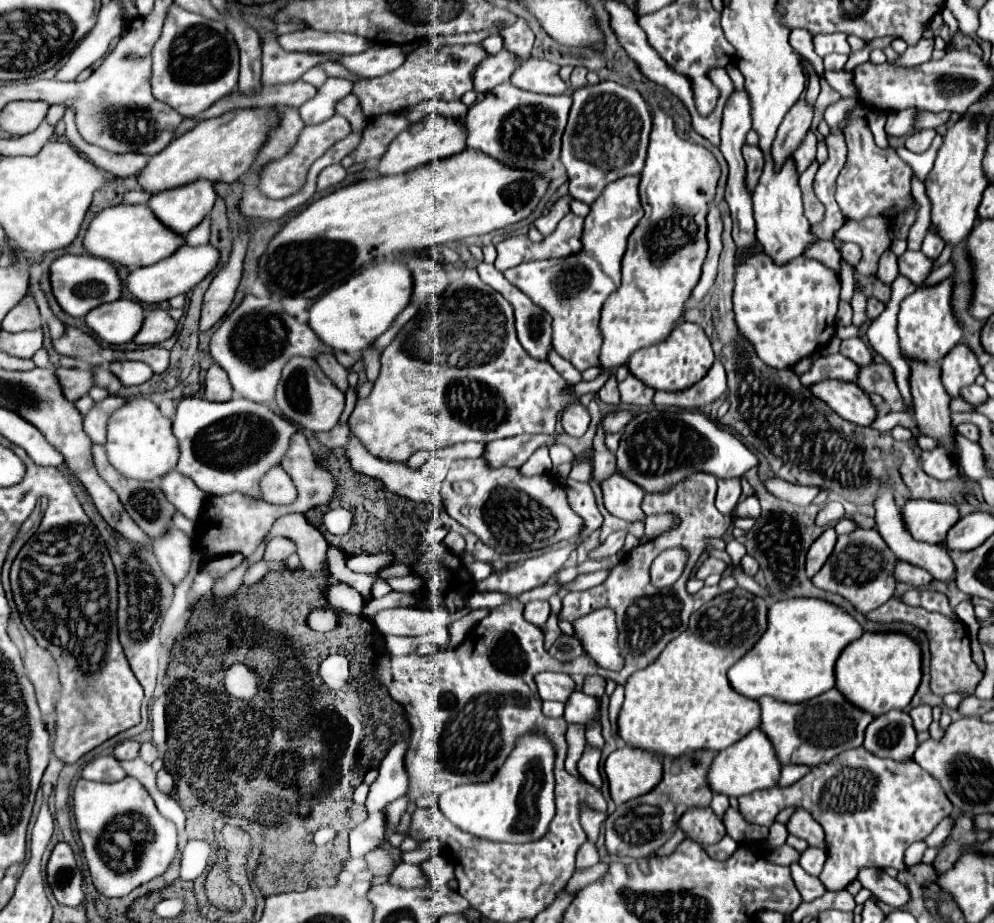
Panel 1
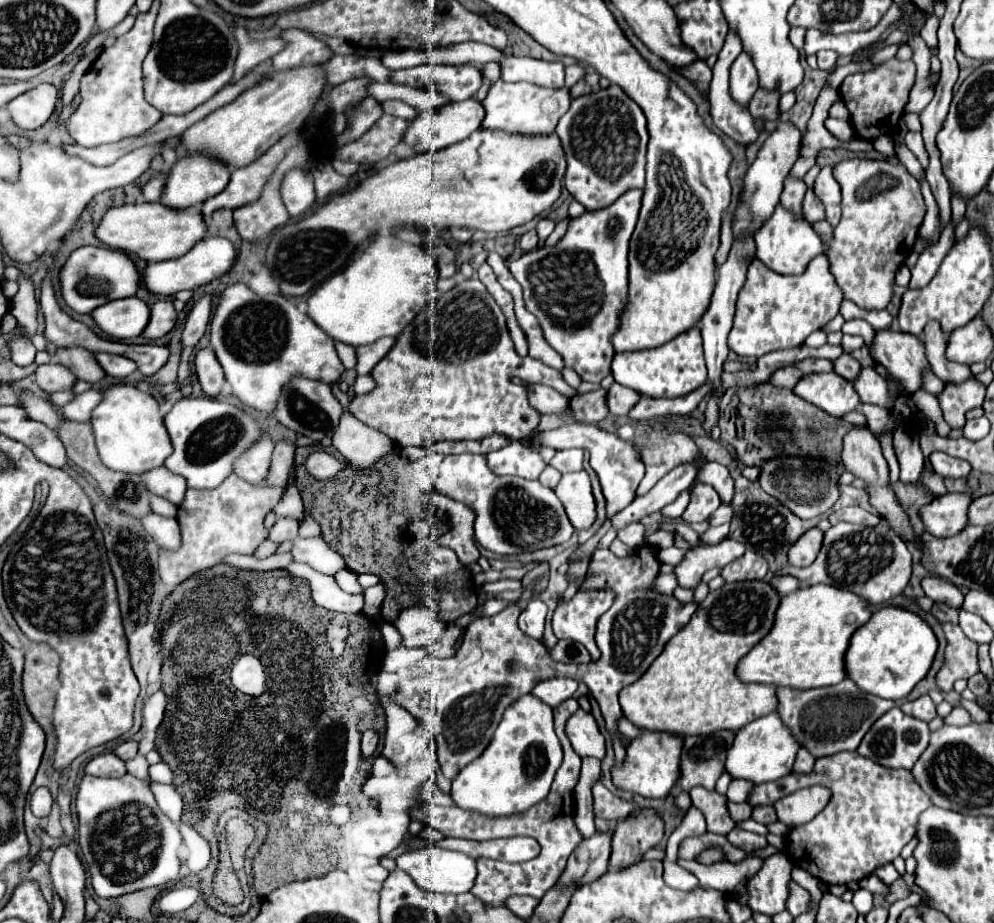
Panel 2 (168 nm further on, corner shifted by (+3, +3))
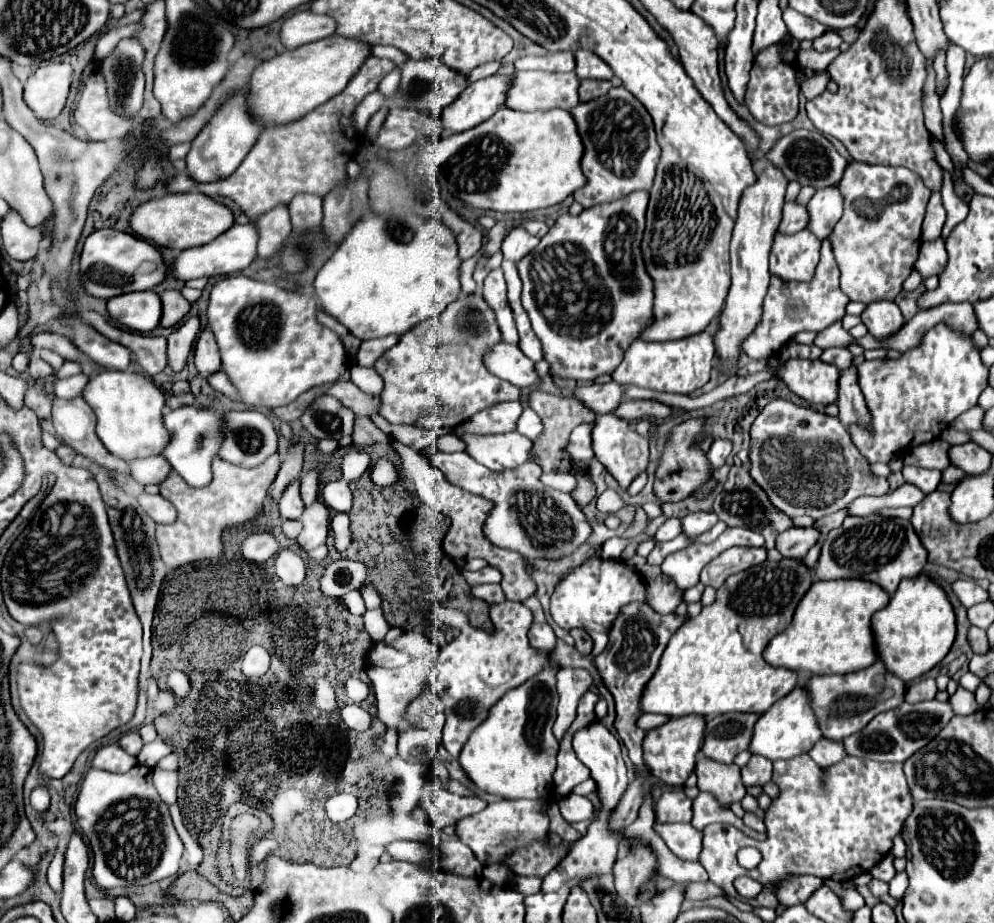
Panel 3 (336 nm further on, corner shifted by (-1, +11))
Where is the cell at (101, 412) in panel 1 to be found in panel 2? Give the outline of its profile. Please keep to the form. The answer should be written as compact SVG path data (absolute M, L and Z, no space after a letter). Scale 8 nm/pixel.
M89 389L81 395L75 395L67 405L61 407L61 413L65 419L73 419L73 421L89 421L91 419L91 411L93 407L101 401L101 393L95 389Z

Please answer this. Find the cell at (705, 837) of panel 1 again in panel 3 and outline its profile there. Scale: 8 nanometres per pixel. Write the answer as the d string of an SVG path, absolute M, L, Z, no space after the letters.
M699 757L695 765L695 775L697 787L701 791L709 791L725 809L729 809L733 803L739 803L747 793L741 783L741 773L737 765L723 765Z

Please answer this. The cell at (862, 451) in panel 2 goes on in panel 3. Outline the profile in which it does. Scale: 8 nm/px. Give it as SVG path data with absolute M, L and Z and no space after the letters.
M857 369L841 371L839 379L839 421L849 429L849 423L865 423L869 427L869 411L865 411L865 397L857 383Z

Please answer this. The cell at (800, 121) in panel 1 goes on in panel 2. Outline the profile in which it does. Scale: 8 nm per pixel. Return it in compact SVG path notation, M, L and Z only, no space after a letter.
M779 121L777 129L763 143L763 147L757 153L757 159L751 163L751 167L745 173L741 203L735 209L733 223L731 223L733 239L743 239L745 235L753 237L763 227L763 223L773 215L773 211L775 211L775 207L779 203L781 191L783 191L783 181L785 181L789 169L793 167L793 163L799 157L799 143L801 143L799 129L793 127L791 123Z

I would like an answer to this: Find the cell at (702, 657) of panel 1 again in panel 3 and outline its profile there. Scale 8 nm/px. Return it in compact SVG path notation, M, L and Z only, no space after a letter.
M783 559L779 563L767 561L747 571L731 575L719 589L711 605L703 607L697 617L691 617L671 637L663 651L661 663L653 673L653 679L645 685L641 695L643 713L661 713L667 717L701 715L713 717L727 711L741 713L765 713L777 699L785 697L797 685L797 673L781 667L771 667L763 661L761 653L773 635L781 633L793 617L793 611L801 597L807 593L813 581L813 571L803 567L795 559Z

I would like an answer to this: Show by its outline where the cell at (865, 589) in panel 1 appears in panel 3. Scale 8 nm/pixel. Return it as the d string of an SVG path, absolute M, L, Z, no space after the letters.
M879 513L865 517L847 517L841 527L829 531L821 541L821 555L815 565L819 579L865 579L883 587L889 595L905 579L917 577L927 563L927 551L921 545L911 521L883 517Z

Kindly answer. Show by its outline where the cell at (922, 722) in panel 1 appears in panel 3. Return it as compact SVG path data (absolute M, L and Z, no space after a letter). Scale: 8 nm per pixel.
M921 679L917 683L911 683L907 687L905 693L905 701L907 703L919 703L919 701L929 701L935 699L937 687L935 687L935 679Z

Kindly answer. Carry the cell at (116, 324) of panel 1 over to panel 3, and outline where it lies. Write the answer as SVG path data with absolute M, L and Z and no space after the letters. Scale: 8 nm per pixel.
M153 291L125 293L107 301L109 317L123 327L139 333L149 333L159 325L161 299Z

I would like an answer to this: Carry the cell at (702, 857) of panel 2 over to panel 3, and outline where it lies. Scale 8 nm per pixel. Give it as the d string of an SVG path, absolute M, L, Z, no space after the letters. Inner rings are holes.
M799 755L789 761L773 763L773 783L779 785L781 793L765 811L765 841L733 837L733 827L719 827L719 823L703 829L699 863L715 885L735 899L737 889L733 881L741 875L765 885L757 897L745 899L753 907L777 907L777 897L773 897L775 891L771 887L787 875L809 873L821 879L849 881L859 873L871 871L891 851L893 839L901 833L913 809L913 795L909 795L901 763L877 763L845 755L839 763L821 769L809 755ZM741 847L759 849L763 861L755 869L737 867L735 855Z

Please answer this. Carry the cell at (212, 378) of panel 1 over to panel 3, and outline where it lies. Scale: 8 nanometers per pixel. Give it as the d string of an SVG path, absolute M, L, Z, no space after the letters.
M205 329L195 345L195 367L197 371L207 377L213 375L221 369L221 357L219 357L219 347L215 341L215 335L211 329Z

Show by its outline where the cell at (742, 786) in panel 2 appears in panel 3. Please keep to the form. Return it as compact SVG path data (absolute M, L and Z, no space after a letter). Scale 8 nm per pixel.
M753 755L749 763L741 769L741 779L745 787L753 787L753 785L763 787L765 783L771 781L771 761L765 757Z

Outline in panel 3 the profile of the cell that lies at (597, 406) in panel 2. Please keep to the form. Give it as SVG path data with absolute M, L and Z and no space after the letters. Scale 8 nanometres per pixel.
M535 389L529 393L529 405L531 409L541 417L543 421L543 435L533 443L533 453L535 453L535 463L541 465L543 471L565 471L573 475L573 461L565 451L565 445L569 441L569 433L581 425L581 423L591 423L597 413L589 411L589 407L585 407L583 403L577 403L577 399L573 397L561 397L561 395L551 395L545 393L541 389Z

